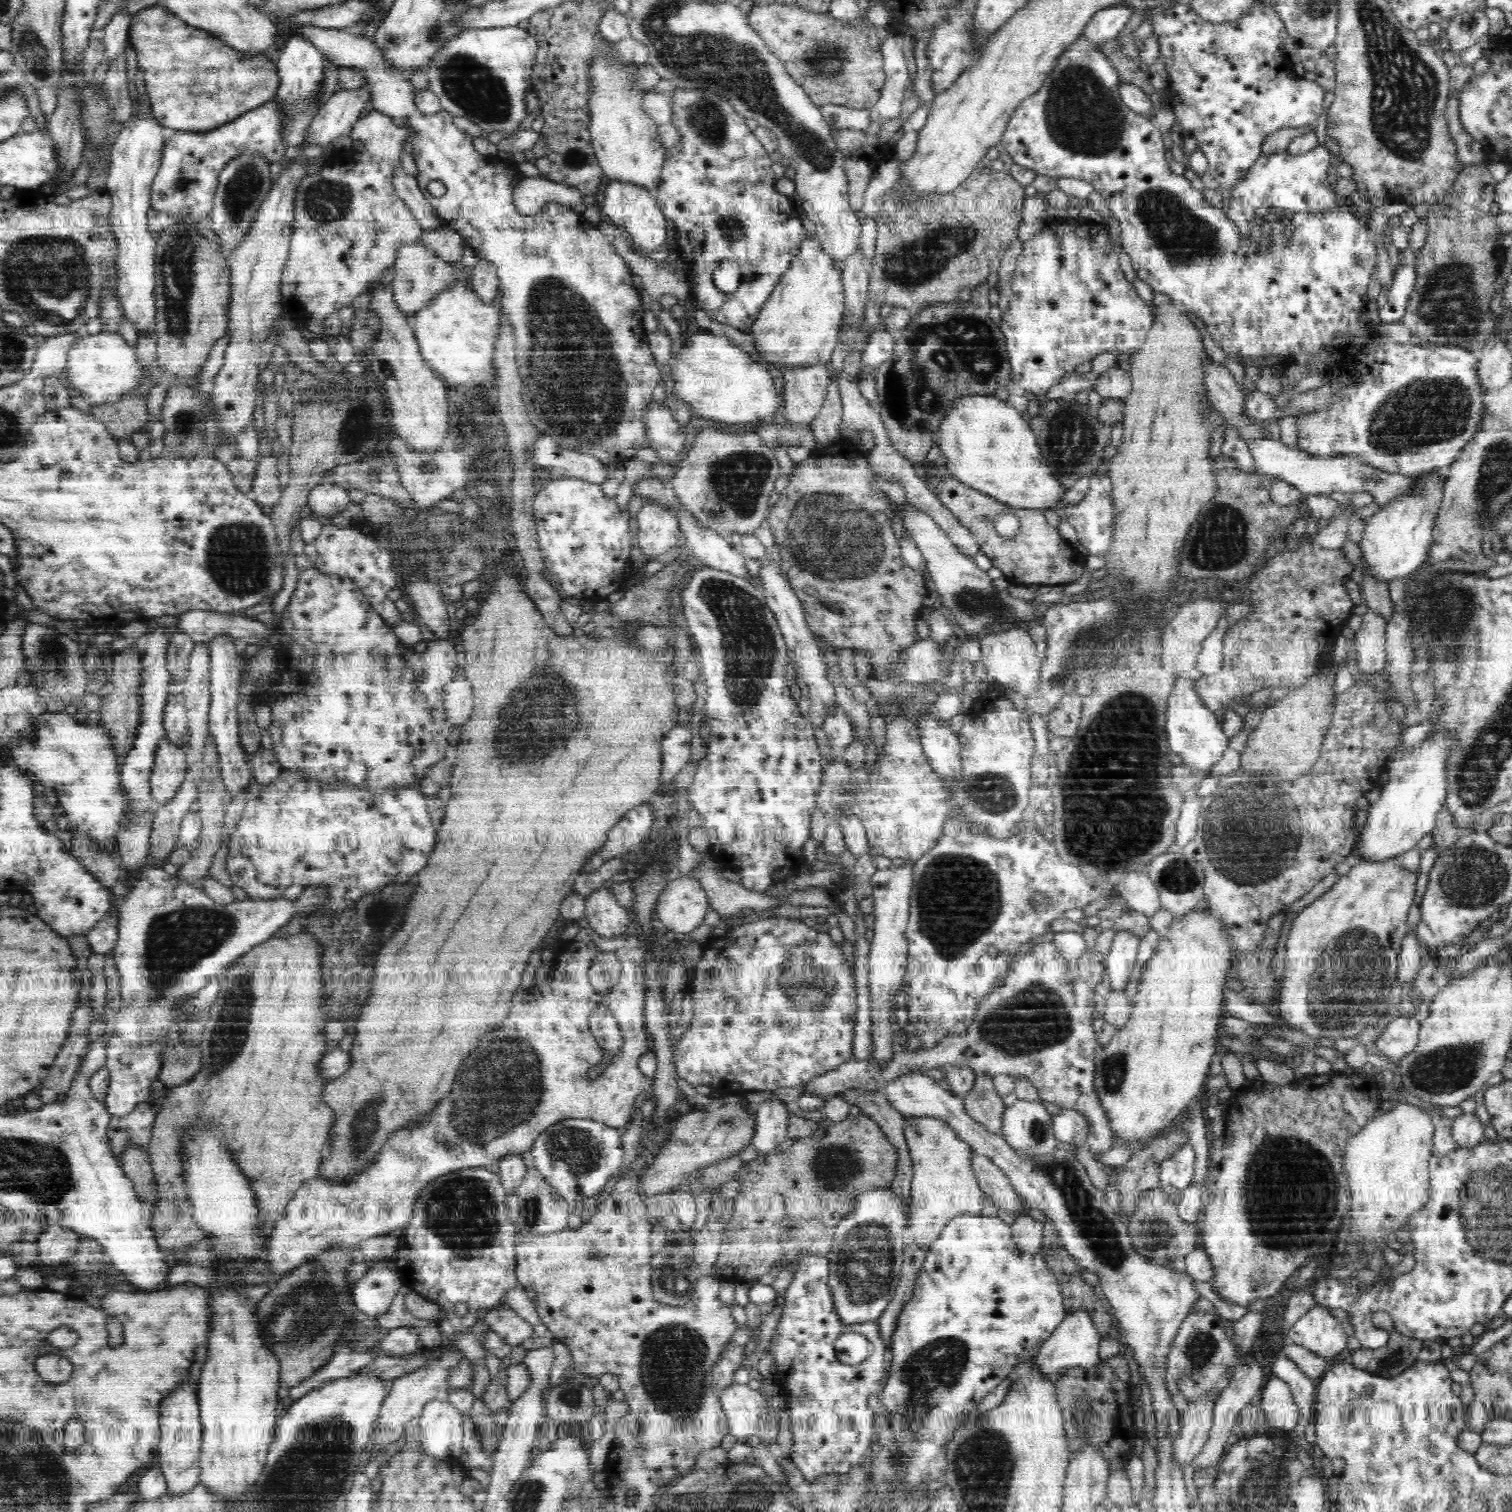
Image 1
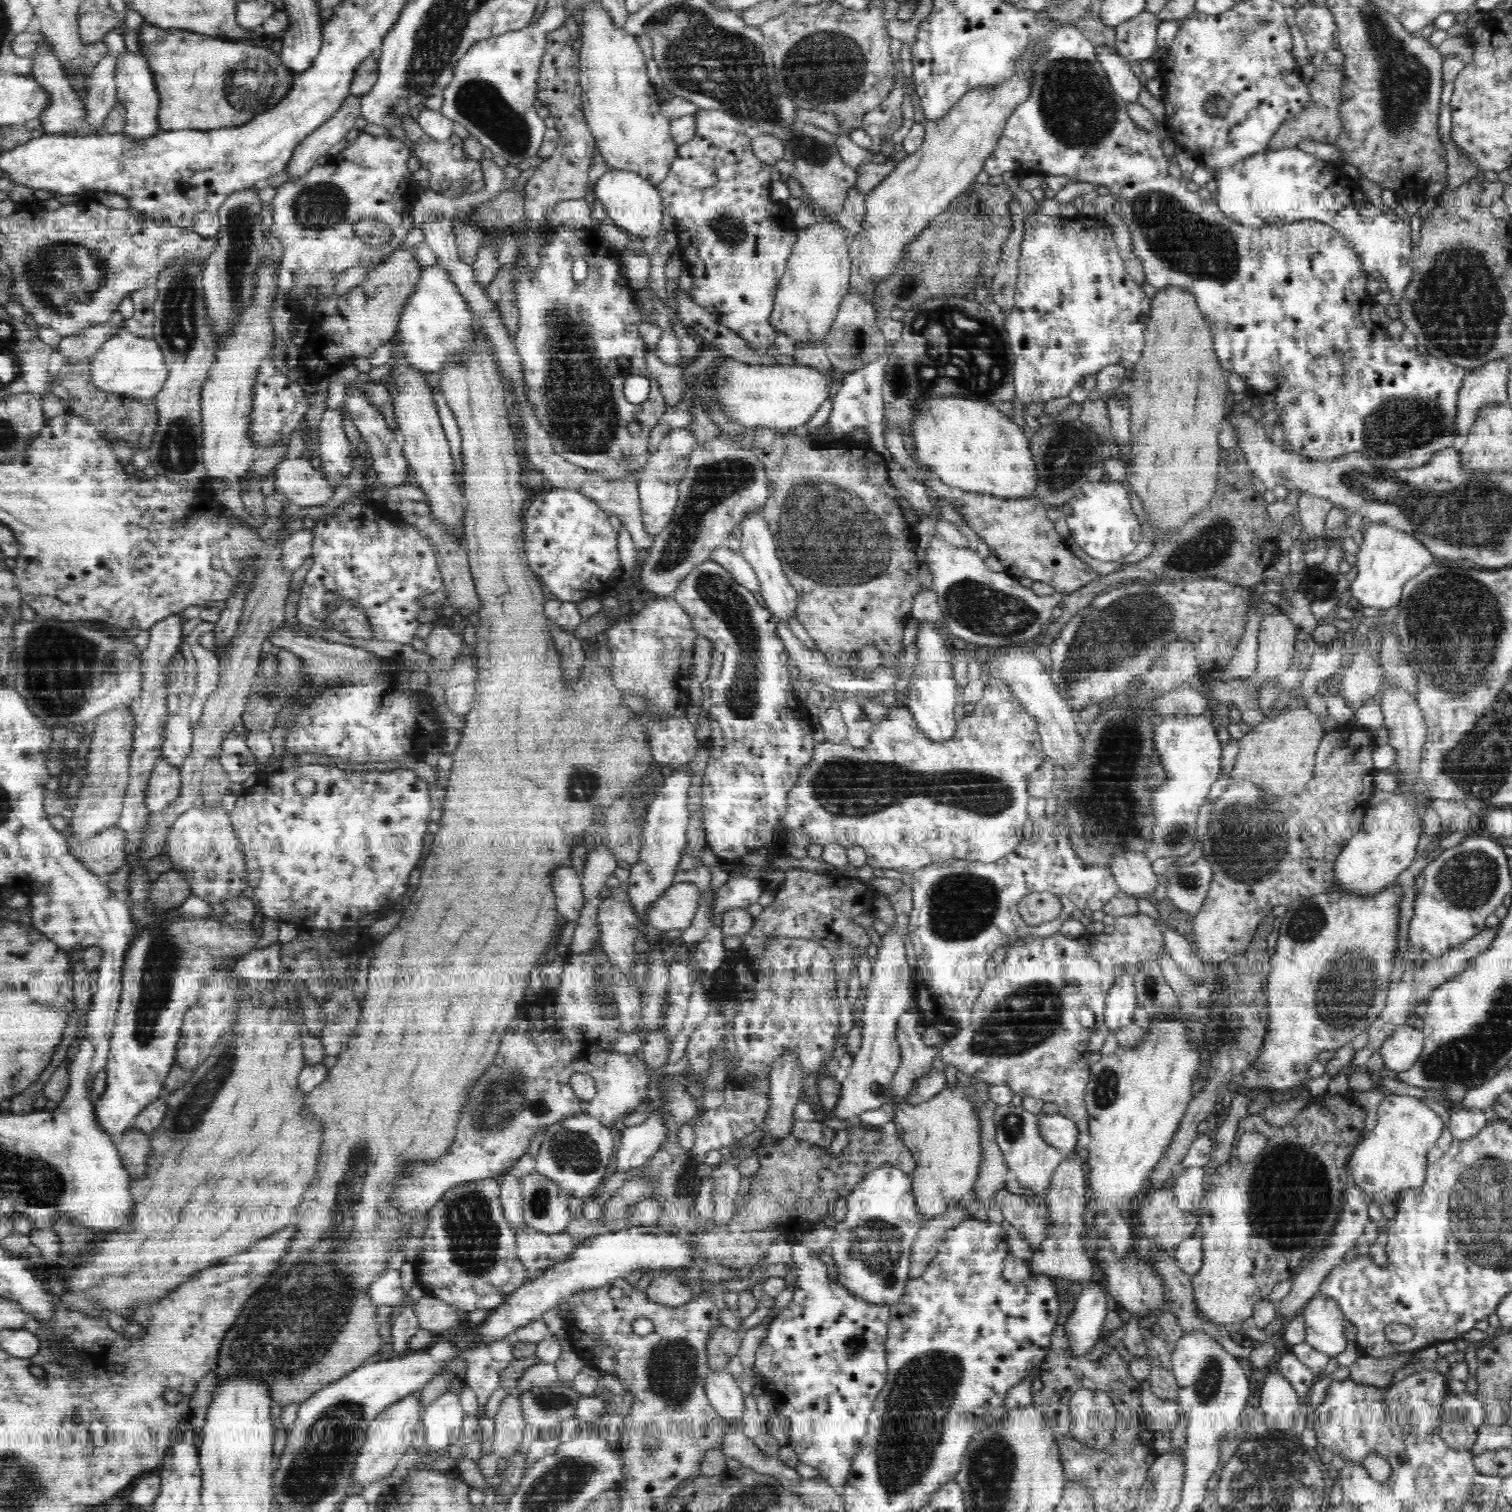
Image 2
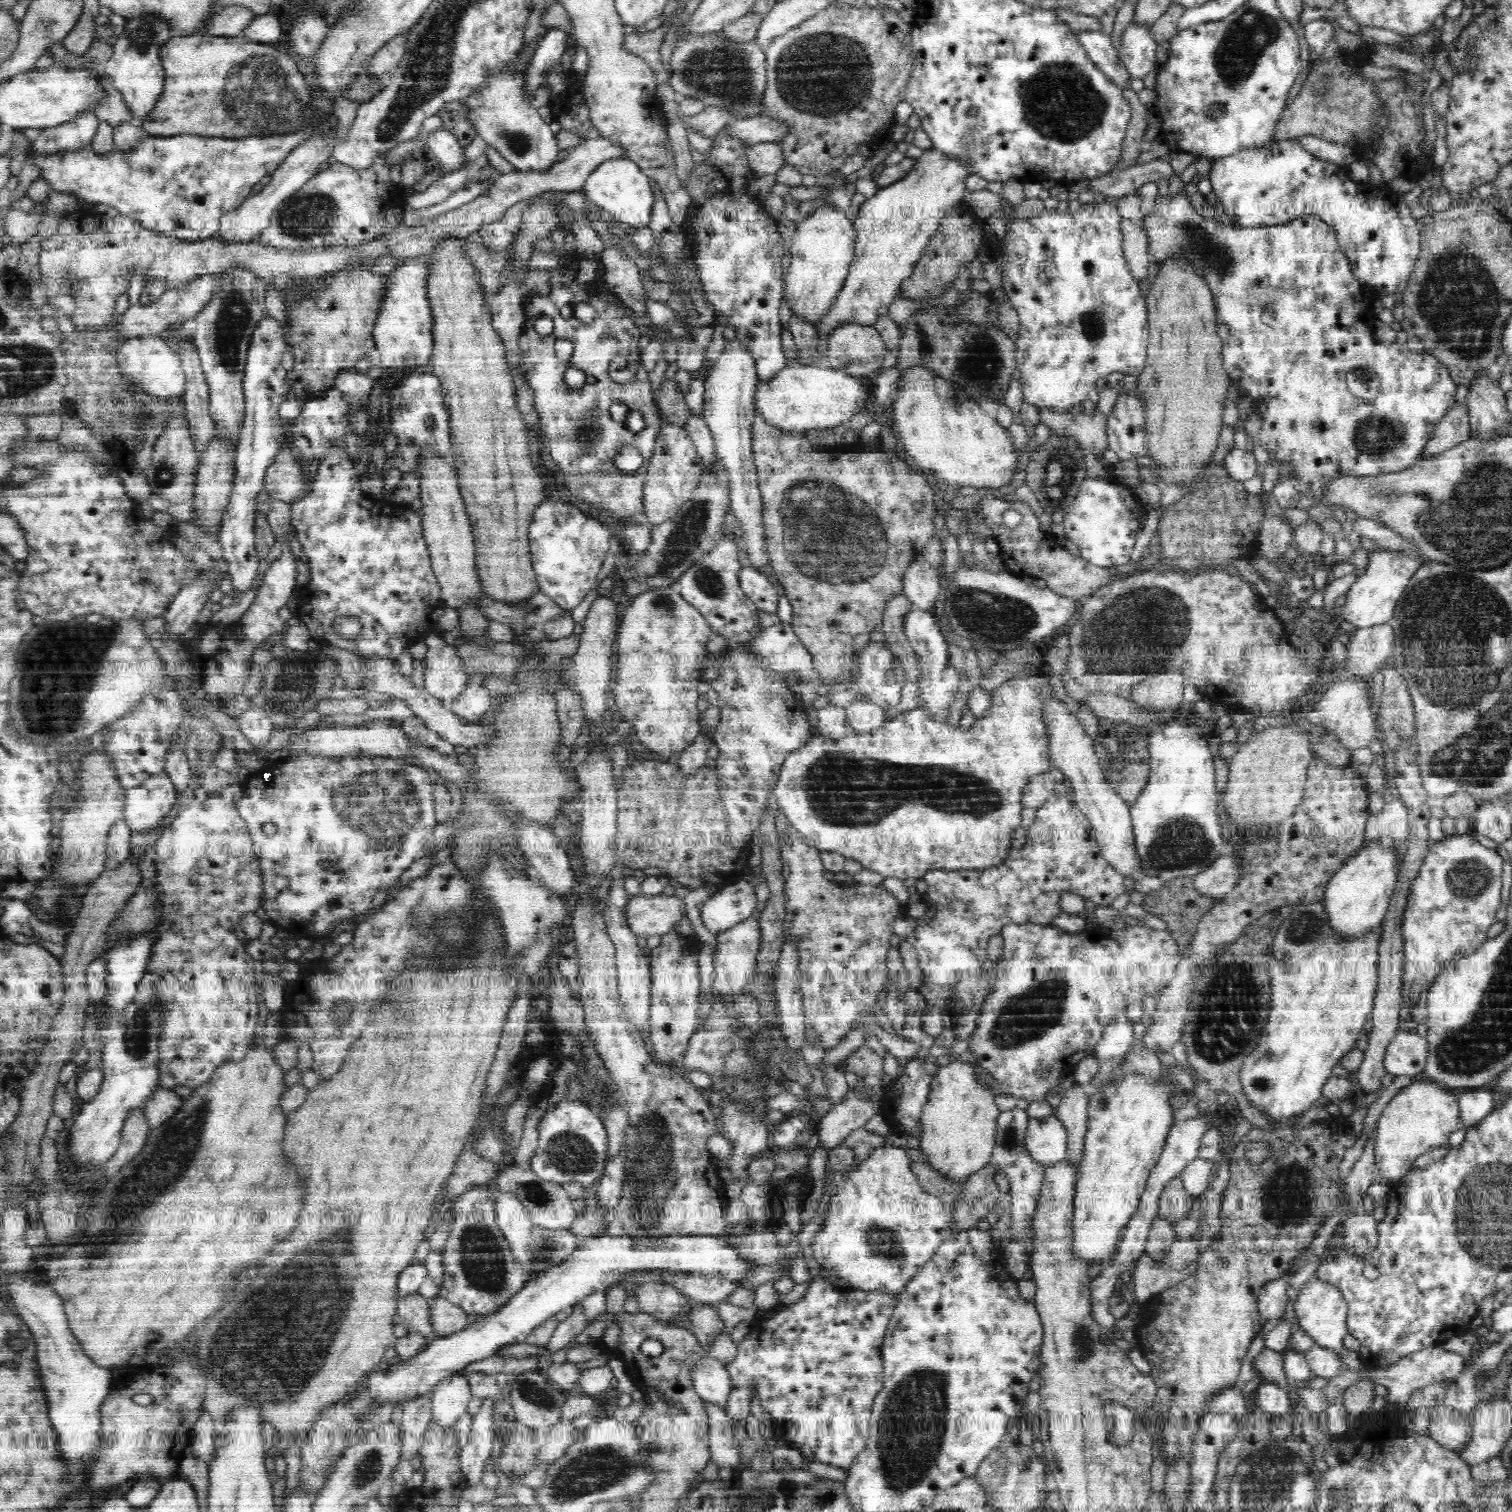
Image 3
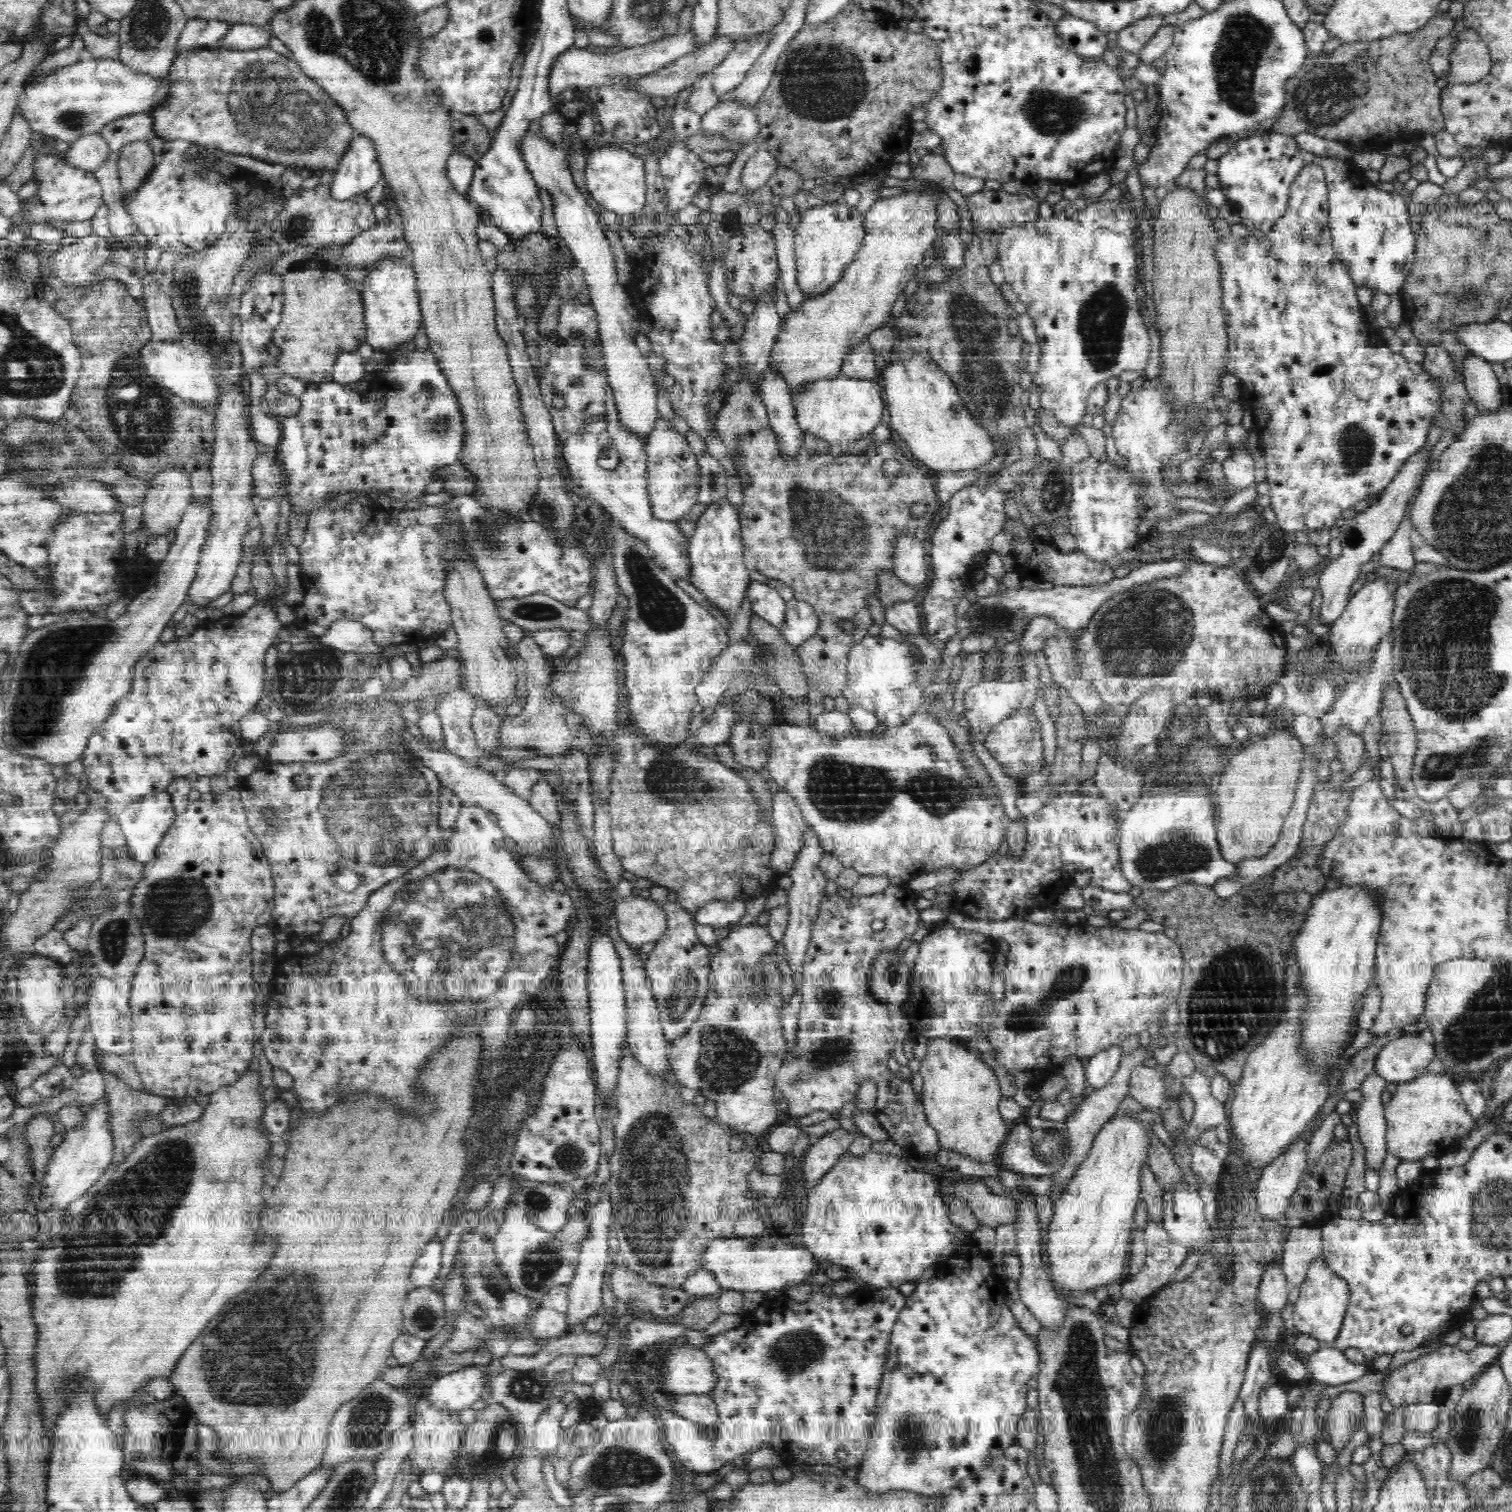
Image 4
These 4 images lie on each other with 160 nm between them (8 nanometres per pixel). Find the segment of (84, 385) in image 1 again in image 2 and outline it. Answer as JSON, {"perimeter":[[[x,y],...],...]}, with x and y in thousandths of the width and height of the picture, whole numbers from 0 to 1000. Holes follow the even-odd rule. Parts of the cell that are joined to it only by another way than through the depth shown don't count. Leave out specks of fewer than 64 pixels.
{"perimeter":[[[83,217],[78,218],[74,224],[61,236],[60,251],[64,258],[78,261],[85,261],[93,265],[101,265],[108,257],[108,253],[111,250],[111,245],[109,243],[108,237],[104,227],[97,224],[92,224]]]}

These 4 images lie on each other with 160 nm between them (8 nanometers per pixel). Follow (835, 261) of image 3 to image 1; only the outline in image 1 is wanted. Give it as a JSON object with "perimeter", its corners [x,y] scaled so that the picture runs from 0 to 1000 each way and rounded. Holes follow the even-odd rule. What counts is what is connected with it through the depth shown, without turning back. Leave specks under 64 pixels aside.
{"perimeter":[[[534,157],[498,212],[501,233],[512,242],[548,241],[557,219],[558,199],[557,179],[543,166],[540,157]]]}

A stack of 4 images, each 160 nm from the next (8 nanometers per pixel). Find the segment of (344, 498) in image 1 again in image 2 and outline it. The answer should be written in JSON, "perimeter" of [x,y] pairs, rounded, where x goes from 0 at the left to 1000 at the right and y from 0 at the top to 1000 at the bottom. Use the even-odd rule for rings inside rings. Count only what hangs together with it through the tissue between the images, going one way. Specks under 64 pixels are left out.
{"perimeter":[[[194,284],[190,290],[188,302],[181,310],[182,325],[188,327],[190,332],[195,335],[212,335],[217,332],[221,327],[222,320],[214,313],[206,309],[206,305],[201,302],[201,292],[200,284]]]}

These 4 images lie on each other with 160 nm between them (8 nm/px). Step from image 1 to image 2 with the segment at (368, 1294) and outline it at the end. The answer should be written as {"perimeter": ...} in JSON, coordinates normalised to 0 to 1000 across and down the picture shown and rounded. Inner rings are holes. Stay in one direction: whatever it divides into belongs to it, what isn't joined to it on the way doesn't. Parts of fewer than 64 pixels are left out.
{"perimeter":[[[257,839],[249,844],[249,847],[245,849],[243,853],[245,861],[249,864],[261,864],[267,857],[266,851],[266,841],[265,839]]]}

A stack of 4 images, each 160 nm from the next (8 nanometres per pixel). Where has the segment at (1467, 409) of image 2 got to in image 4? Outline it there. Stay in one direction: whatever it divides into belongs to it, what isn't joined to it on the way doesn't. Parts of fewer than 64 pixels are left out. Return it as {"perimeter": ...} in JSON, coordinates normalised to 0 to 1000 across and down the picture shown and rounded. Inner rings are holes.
{"perimeter":[[[940,297],[938,298],[937,300],[934,300],[920,317],[919,321],[914,325],[913,331],[901,335],[896,342],[890,343],[888,347],[886,349],[886,356],[888,363],[886,368],[880,371],[874,377],[872,382],[873,393],[874,393],[872,408],[875,413],[880,414],[886,409],[890,400],[892,399],[894,396],[893,388],[898,384],[899,374],[906,372],[906,369],[910,365],[913,366],[915,360],[925,351],[926,345],[929,344],[931,331],[940,319],[940,312],[943,311],[946,300],[946,298],[942,299]]]}

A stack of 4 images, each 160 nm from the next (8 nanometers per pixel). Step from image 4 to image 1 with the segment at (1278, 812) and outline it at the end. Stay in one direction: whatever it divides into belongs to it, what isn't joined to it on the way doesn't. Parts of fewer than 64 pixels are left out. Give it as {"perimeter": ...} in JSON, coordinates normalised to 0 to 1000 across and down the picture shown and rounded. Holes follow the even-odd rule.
{"perimeter":[[[868,446],[860,455],[834,470],[834,478],[826,483],[825,493],[821,497],[821,509],[823,511],[835,511],[854,517],[870,506],[882,476],[883,458],[881,450],[878,446]]]}

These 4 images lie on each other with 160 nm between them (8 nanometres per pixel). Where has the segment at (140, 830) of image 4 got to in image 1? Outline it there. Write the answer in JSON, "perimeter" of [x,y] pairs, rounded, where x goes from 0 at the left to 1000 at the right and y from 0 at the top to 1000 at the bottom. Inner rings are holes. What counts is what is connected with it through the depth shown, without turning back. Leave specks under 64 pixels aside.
{"perimeter":[[[109,486],[104,490],[104,495],[102,497],[99,518],[102,531],[104,533],[108,533],[114,529],[123,515],[124,499],[122,495],[114,492]]]}

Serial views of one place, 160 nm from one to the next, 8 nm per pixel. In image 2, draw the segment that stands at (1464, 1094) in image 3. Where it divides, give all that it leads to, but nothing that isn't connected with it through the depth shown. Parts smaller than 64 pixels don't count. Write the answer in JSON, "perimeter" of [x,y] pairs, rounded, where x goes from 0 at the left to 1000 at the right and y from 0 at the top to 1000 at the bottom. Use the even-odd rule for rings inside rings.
{"perimeter":[[[960,732],[956,745],[964,754],[974,753],[984,743],[981,734],[978,733],[968,733],[968,732]]]}

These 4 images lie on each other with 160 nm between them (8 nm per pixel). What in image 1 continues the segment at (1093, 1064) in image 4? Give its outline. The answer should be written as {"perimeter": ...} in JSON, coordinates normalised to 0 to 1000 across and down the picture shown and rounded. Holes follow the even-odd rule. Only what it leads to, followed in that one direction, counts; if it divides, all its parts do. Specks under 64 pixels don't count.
{"perimeter":[[[745,615],[739,616],[736,620],[733,631],[731,634],[731,644],[735,655],[743,656],[746,652],[751,638],[751,631],[754,620]]]}

